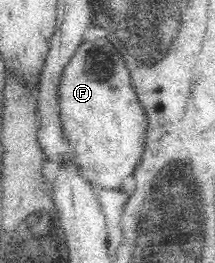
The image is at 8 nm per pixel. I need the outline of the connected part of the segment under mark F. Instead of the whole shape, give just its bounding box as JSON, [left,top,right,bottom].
[59,36,150,190]

